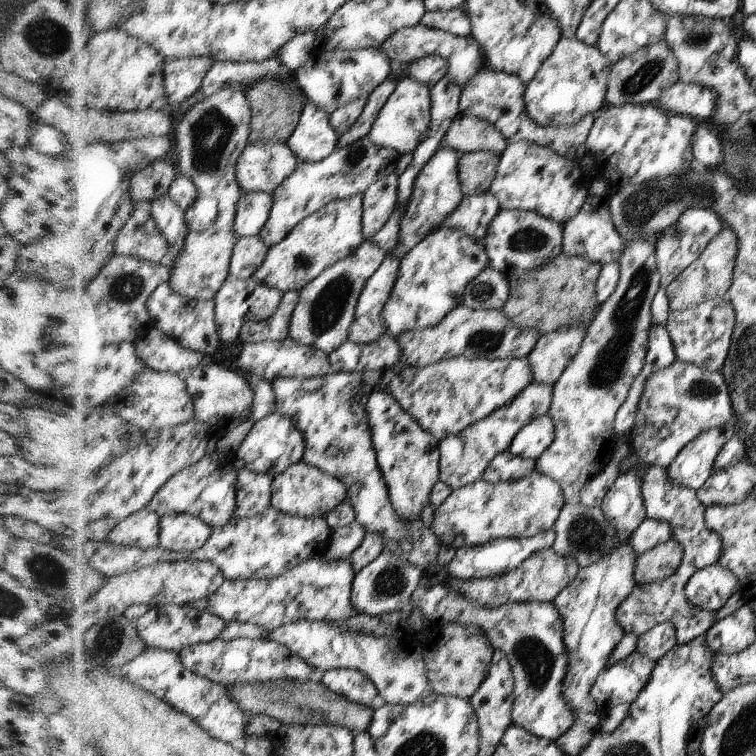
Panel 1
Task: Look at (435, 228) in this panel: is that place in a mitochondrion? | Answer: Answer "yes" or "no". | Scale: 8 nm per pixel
no

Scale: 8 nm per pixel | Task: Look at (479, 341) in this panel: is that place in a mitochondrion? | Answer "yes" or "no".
yes

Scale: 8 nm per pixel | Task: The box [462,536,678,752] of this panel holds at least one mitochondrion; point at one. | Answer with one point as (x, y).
(536, 661)

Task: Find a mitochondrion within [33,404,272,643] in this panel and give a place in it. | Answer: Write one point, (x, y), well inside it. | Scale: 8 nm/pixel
(61, 613)

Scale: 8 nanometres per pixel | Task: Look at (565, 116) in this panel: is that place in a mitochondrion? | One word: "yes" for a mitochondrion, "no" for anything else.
no

